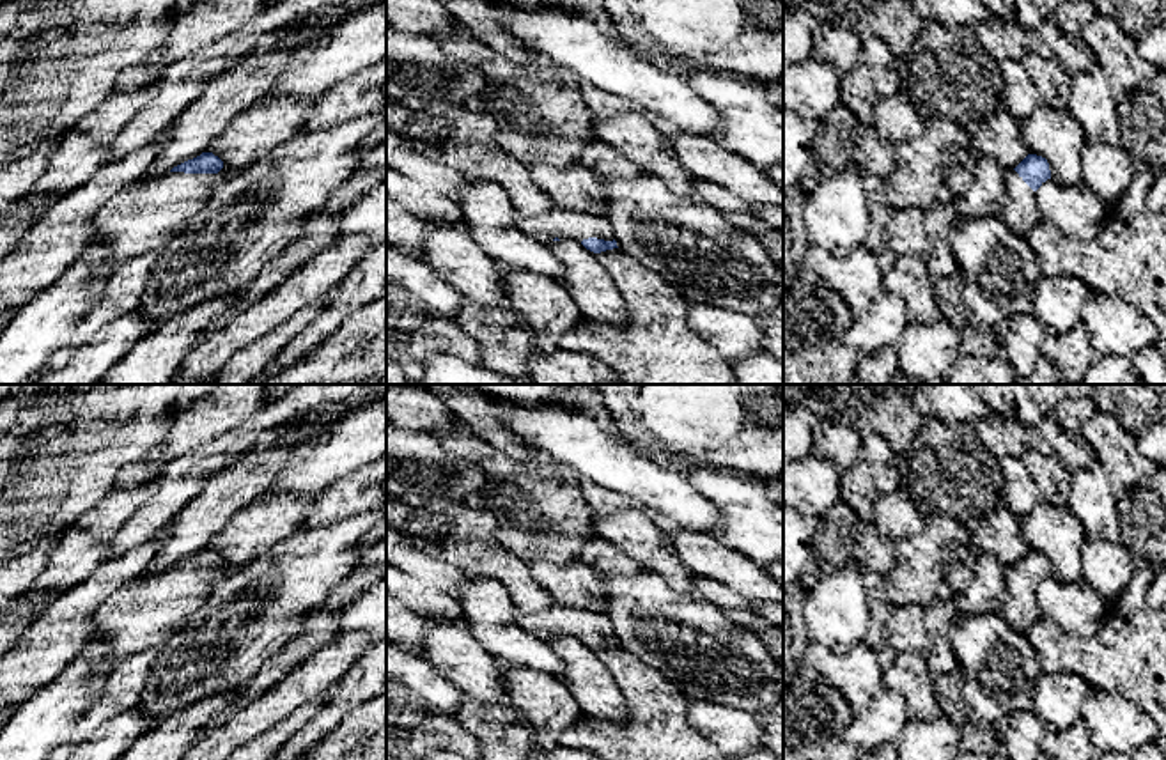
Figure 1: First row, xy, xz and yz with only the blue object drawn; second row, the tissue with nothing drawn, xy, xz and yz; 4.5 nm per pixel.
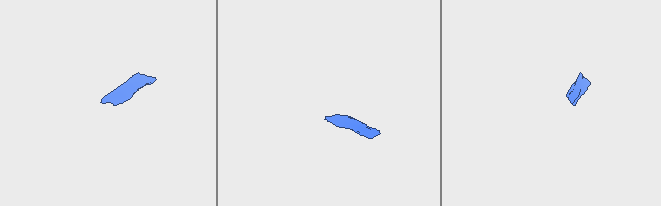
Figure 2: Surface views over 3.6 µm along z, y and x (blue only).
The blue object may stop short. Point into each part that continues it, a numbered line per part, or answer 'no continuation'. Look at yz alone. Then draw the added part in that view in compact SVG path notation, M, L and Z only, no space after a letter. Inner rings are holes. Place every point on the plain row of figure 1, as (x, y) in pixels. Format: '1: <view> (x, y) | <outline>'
1: yz (1019, 610) | M1014 565L1007 569L1005 583L1008 595L999 615L1014 631L1026 634L1040 618L1037 588L1033 588Z

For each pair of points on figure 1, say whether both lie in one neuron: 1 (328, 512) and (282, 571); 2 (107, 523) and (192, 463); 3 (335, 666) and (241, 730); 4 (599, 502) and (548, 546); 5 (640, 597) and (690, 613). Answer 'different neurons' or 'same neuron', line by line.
1: different neurons
2: different neurons
3: same neuron
4: different neurons
5: same neuron

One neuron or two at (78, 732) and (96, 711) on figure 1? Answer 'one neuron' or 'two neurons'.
one neuron

